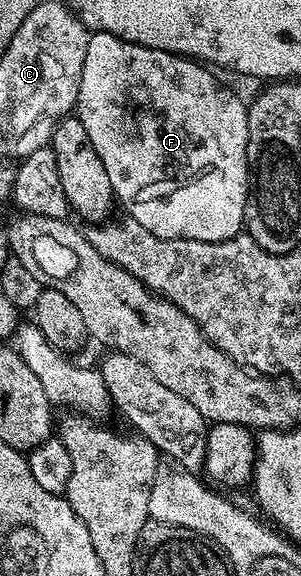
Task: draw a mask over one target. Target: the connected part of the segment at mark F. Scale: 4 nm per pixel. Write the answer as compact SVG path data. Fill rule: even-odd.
M95 31L88 41L88 53L84 53L84 65L80 73L80 93L76 104L76 114L84 125L84 130L92 140L92 149L100 155L105 172L114 190L114 198L126 206L125 214L135 219L144 229L156 233L161 239L195 239L219 243L233 239L243 230L246 221L246 195L250 192L250 166L246 160L248 149L248 107L234 91L218 84L215 72L209 66L184 55L174 55L171 51L152 49L124 41L107 31Z

